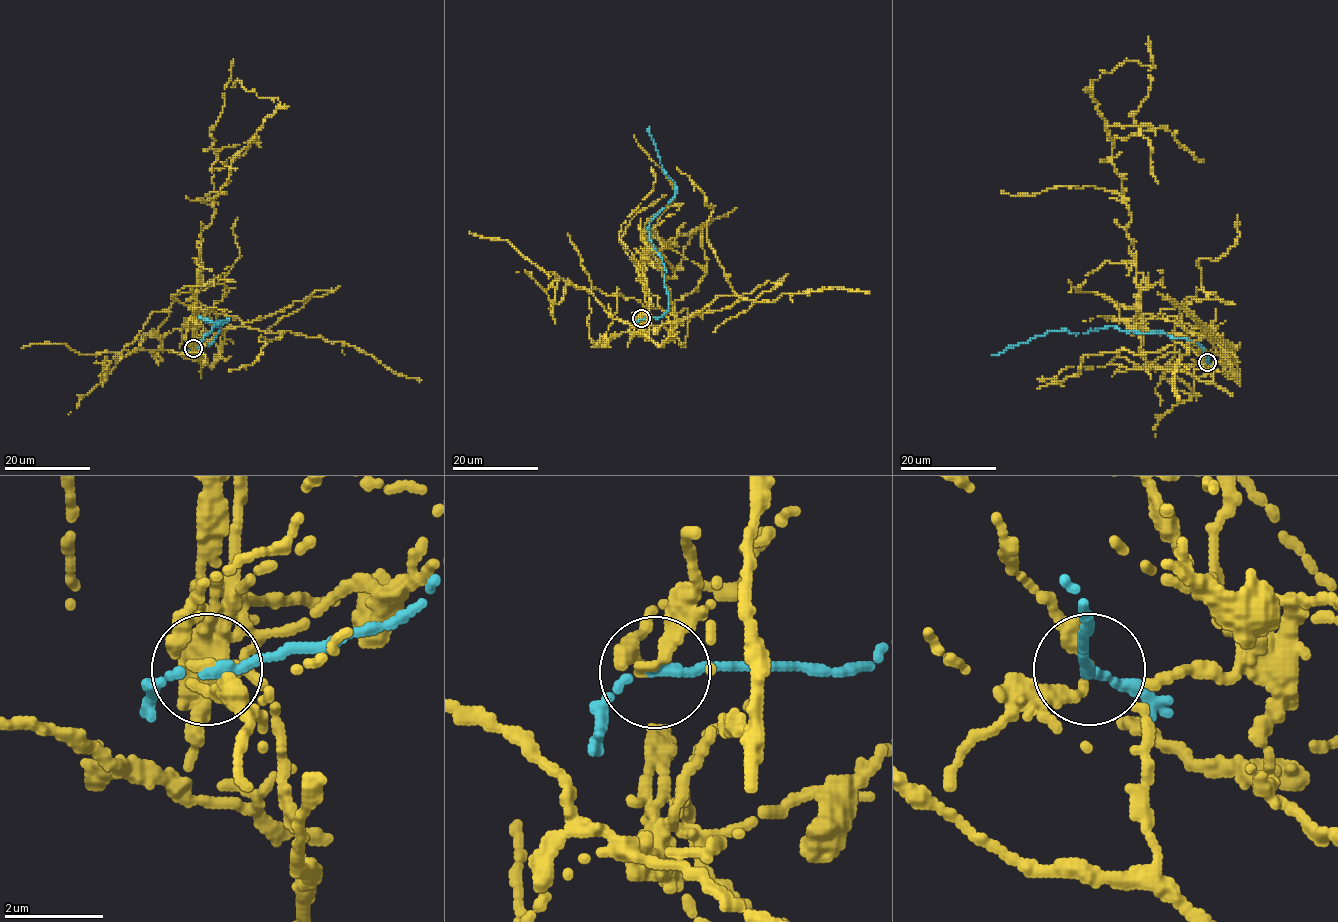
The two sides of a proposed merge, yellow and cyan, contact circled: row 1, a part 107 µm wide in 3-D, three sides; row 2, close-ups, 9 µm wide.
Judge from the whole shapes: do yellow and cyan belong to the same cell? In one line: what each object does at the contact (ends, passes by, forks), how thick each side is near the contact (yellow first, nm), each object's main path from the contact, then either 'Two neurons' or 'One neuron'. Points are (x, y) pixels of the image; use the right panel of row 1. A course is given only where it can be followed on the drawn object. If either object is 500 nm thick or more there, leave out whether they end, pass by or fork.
At the ring yellow passes by. At the ring cyan passes by. Thickness 180 nm (yellow) against 200 nm. Course of yellow: (1208, 363), (1184, 335), (1135, 322), (1131, 213), (1090, 79), (1126, 59), (1154, 64), (1134, 123), (1158, 183). Course of cyan: (1208, 363), (1201, 346), (1190, 340), (1162, 331), (1125, 331), (1108, 325), (1082, 334), (1050, 330), (992, 355). Two neurons

